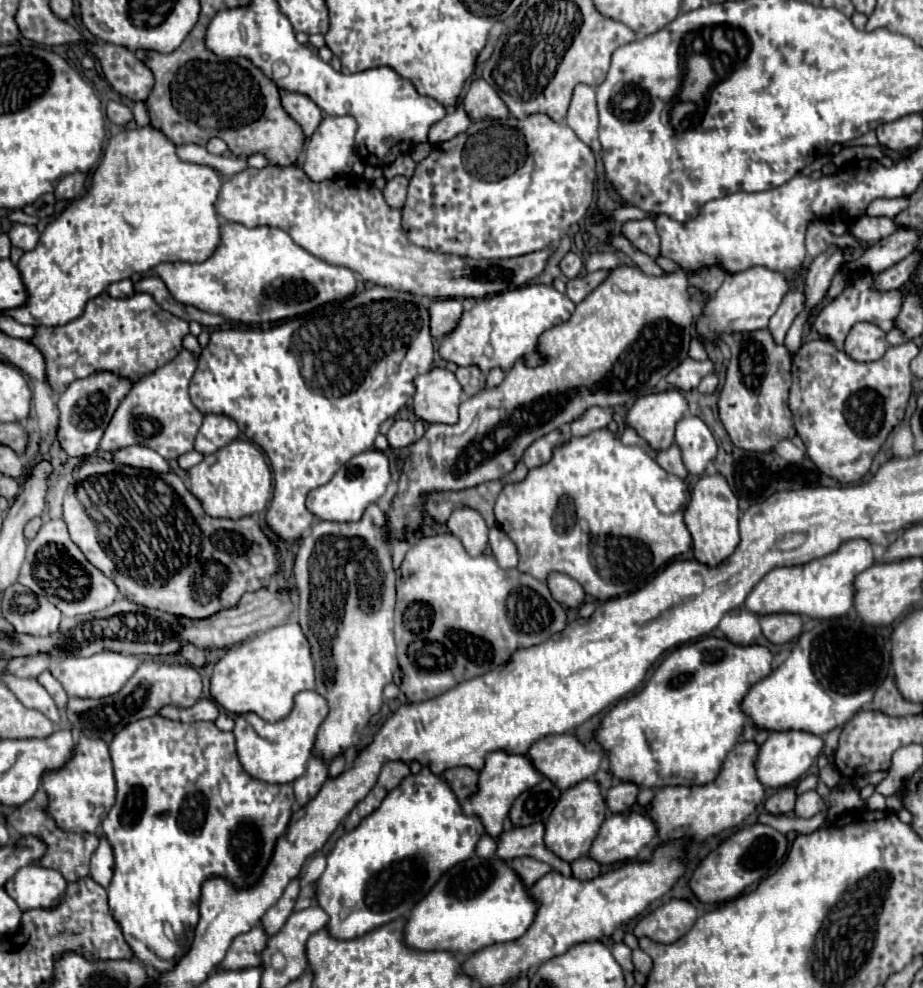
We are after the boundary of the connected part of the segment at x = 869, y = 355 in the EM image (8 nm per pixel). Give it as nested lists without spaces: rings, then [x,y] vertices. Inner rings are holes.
[[[856,322],[846,336],[846,354],[858,362],[872,362],[884,356],[888,348],[886,332],[872,322]]]

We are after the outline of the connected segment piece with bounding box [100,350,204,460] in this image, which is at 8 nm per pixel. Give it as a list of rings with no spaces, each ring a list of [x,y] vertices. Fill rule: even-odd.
[[[182,350],[172,362],[164,364],[160,370],[152,372],[132,386],[124,396],[118,410],[114,412],[104,438],[100,440],[100,450],[112,452],[124,446],[140,444],[156,450],[166,460],[176,460],[194,448],[194,438],[202,426],[204,414],[192,404],[188,386],[196,372],[196,360],[188,350]]]

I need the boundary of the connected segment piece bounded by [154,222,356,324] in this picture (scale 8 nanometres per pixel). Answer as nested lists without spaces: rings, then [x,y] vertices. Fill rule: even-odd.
[[[236,222],[226,224],[226,240],[206,262],[162,262],[154,270],[178,302],[244,324],[296,318],[326,302],[352,296],[356,290],[356,278],[350,268],[332,266],[312,256],[282,228],[246,228]]]

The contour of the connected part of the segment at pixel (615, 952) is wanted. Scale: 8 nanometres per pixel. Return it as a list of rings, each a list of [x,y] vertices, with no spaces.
[[[614,944],[614,946],[612,946],[612,956],[616,958],[616,962],[618,962],[624,970],[628,970],[628,972],[634,970],[634,968],[632,968],[632,962],[630,962],[630,948],[628,948],[628,946],[624,946],[624,944]]]

